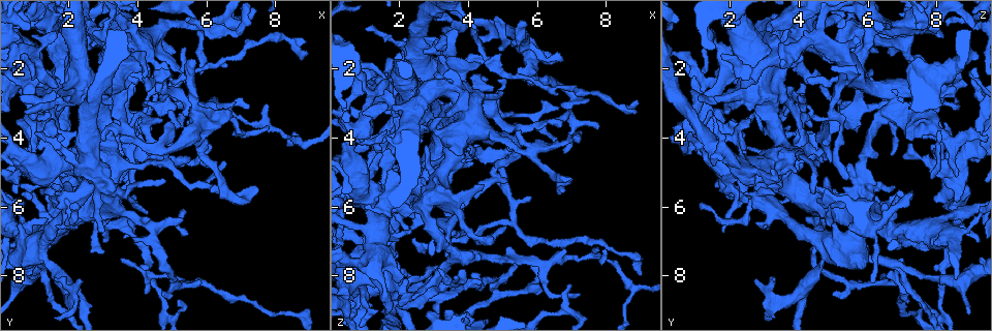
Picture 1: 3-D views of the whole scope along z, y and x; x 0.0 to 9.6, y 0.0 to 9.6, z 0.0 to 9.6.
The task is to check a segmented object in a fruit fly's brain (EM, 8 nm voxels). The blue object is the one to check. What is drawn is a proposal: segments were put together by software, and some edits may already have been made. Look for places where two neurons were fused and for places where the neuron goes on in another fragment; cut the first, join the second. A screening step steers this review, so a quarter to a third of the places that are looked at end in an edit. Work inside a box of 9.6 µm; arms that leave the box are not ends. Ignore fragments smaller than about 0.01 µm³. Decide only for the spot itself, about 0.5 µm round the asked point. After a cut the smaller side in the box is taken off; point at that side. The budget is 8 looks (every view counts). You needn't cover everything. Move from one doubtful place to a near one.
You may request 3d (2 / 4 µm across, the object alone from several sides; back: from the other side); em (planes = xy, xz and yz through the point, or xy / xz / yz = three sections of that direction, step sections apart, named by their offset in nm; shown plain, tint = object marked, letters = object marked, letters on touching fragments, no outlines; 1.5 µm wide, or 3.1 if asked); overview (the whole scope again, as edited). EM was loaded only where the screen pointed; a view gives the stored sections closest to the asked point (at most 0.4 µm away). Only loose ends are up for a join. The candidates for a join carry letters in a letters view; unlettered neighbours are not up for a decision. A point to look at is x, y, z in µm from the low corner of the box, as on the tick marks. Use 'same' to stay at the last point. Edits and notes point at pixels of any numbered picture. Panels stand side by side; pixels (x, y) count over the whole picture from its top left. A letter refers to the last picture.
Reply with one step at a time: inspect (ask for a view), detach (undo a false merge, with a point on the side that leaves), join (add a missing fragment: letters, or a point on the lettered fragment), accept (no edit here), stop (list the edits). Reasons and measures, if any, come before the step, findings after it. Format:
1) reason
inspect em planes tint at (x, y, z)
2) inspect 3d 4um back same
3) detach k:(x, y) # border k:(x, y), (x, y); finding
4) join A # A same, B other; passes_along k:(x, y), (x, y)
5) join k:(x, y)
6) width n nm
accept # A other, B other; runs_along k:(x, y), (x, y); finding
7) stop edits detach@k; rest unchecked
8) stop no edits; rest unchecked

an open end
inspect 3d 2um at (6.95, 0.80, 8.30)

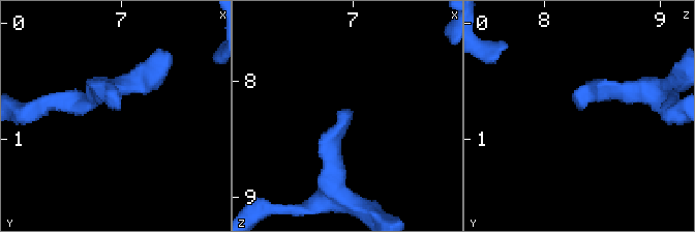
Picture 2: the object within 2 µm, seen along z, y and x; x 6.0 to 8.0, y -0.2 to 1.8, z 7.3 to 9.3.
need the tissue
inspect em planes tint at (6.96, 0.74, 8.30)

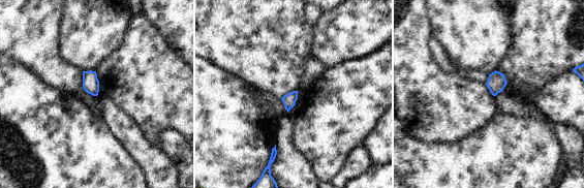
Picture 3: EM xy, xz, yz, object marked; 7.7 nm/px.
see the neighbours
inspect em planes letters same

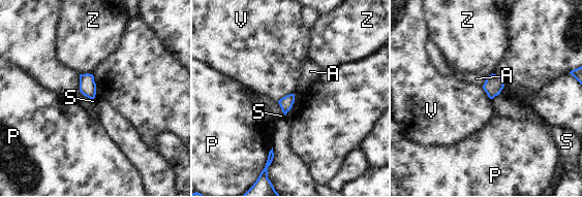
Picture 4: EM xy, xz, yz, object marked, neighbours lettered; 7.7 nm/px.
accept # A other, P other, S other, V other, Z other; border 4:(294, 93), (286, 94), (277, 101); none of them fits

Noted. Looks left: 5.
free end
inspect em planes letters at (1.85, 5.00, 3.90)

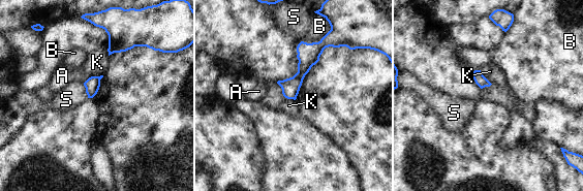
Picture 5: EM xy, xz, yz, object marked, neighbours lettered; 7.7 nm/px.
accept # A other, B other, K other, S other; runs_along 5:(323, 41), (307, 58), (287, 95); none of them fits

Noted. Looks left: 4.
thin end
inspect em planes letters at (6.50, 4.75, 4.00)

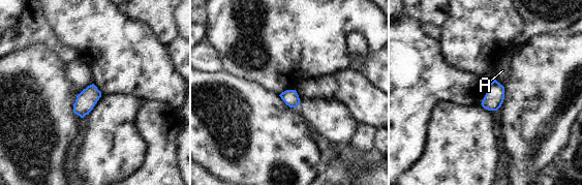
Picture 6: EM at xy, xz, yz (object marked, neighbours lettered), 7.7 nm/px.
accept # A other; border 6:(495, 79), (502, 86); none of them fits

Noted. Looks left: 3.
stop no edits; rest unchecked

